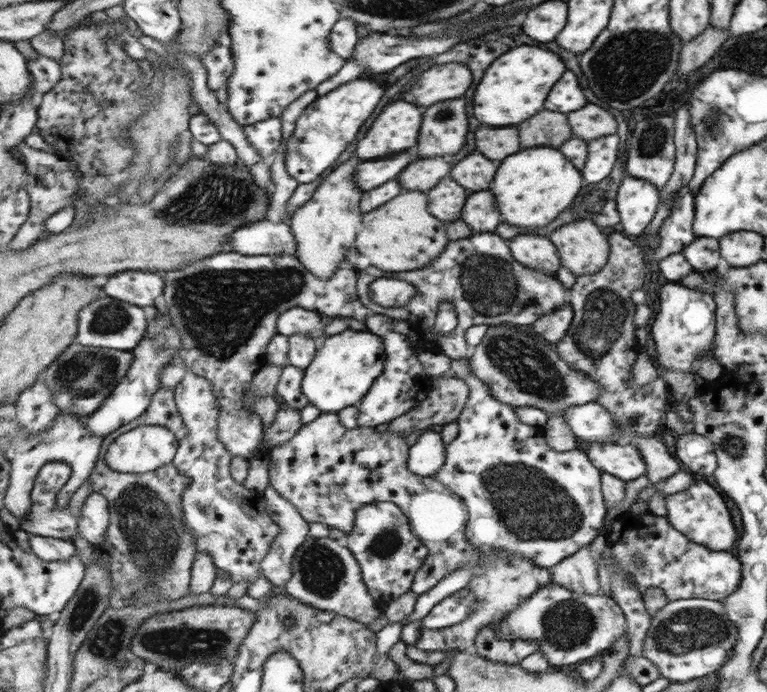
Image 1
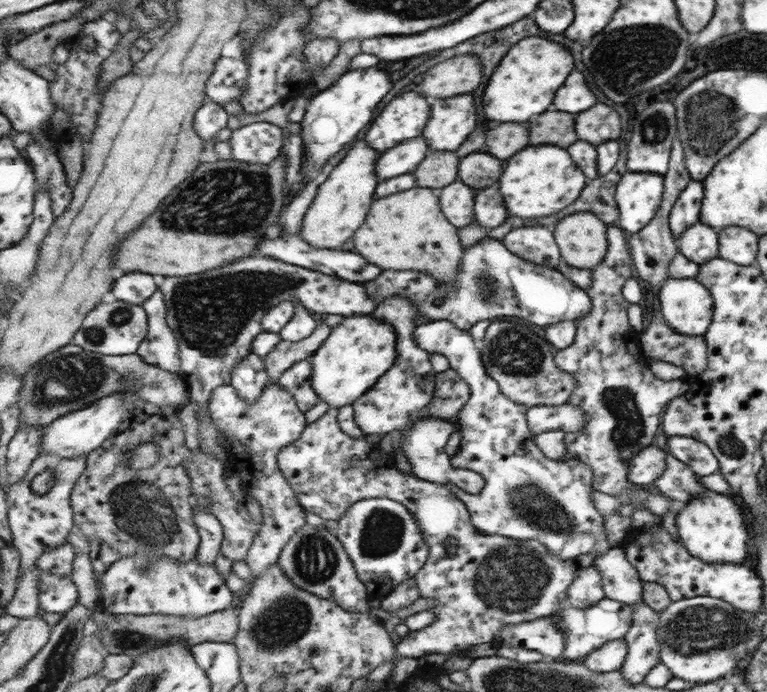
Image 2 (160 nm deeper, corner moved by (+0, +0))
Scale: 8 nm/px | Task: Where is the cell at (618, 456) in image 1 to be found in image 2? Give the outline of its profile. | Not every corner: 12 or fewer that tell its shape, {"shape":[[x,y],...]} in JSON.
{"shape":[[654,445],[629,463],[629,480],[651,486],[666,471],[666,454]]}

